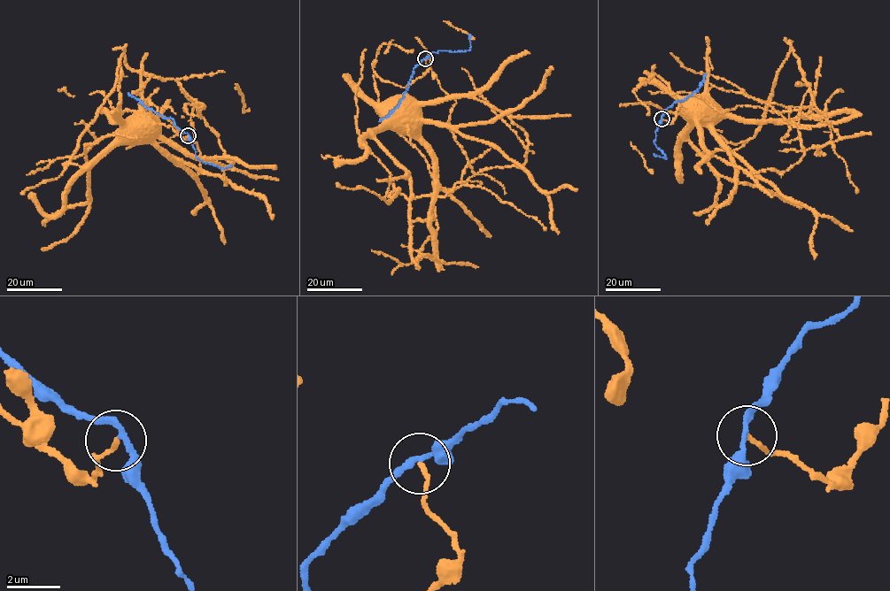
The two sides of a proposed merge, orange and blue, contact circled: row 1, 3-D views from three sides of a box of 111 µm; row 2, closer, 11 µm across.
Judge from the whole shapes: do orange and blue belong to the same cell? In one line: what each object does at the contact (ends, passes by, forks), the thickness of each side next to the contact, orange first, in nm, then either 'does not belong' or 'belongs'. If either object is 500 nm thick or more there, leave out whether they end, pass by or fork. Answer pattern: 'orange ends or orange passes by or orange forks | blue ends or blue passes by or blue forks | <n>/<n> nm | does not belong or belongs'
orange ends | blue passes by | 140/190 nm | does not belong

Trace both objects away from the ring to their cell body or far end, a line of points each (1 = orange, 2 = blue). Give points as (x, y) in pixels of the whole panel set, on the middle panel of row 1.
1: (425, 59), (428, 71), (404, 88), (403, 95), (392, 98), (390, 105), (396, 106), (397, 103)
2: (425, 58), (414, 68), (407, 90), (398, 106), (381, 121)

